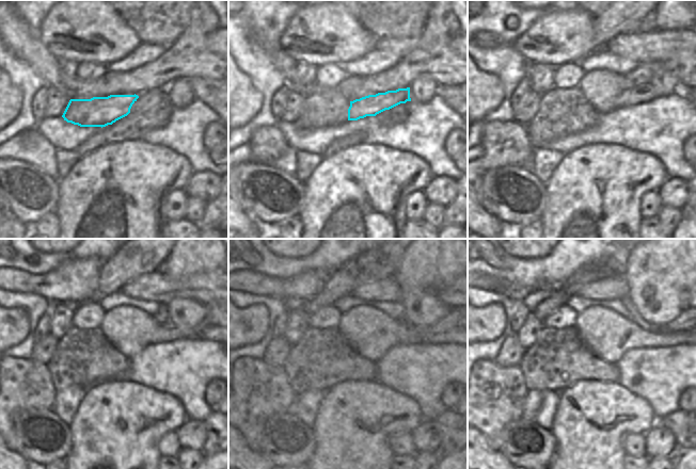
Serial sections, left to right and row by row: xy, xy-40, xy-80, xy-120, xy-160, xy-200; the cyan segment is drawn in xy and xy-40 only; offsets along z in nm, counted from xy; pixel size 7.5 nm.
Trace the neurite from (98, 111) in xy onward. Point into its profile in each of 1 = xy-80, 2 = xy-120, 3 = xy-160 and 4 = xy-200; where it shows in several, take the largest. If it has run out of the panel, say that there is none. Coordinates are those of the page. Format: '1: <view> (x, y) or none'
1: xy-80 (644, 94)
2: xy-120 (165, 333)
3: xy-160 (445, 323)
4: xy-200 (684, 322)

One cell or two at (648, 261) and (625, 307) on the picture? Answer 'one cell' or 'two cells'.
two cells

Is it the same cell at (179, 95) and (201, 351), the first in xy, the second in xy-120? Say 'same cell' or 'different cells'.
different cells

